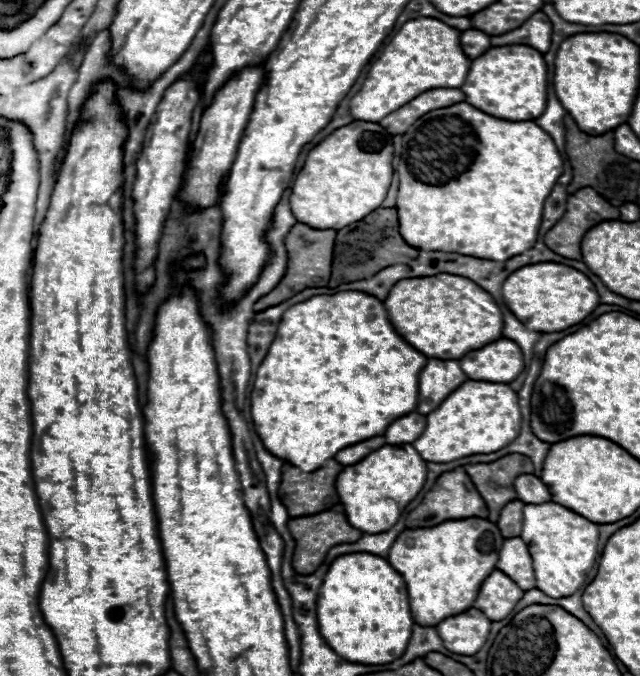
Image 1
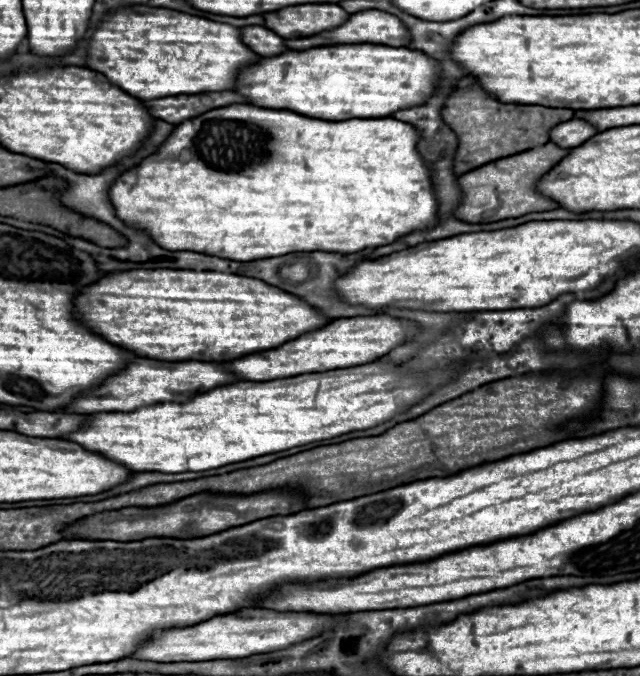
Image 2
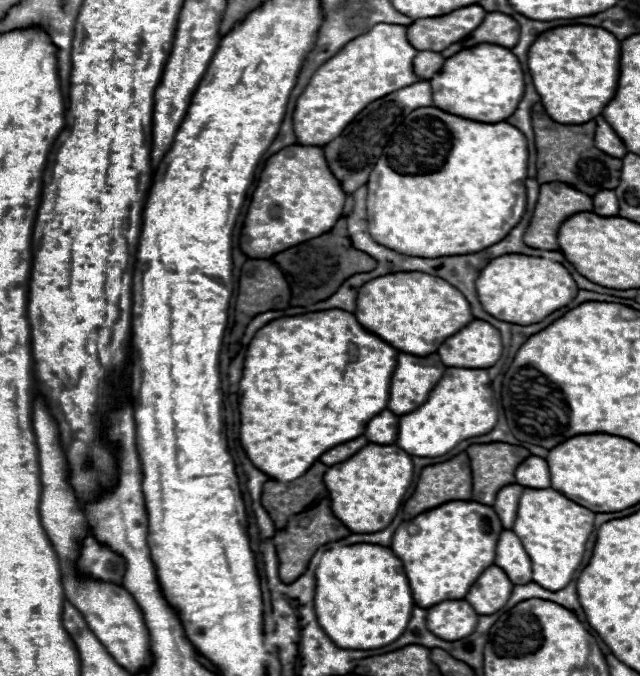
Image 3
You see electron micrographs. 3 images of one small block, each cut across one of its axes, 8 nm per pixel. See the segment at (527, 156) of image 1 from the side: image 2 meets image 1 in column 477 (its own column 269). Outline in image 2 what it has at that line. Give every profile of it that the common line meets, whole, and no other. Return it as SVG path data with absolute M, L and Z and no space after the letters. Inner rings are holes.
M248 104L224 106L220 110L208 110L208 114L196 116L190 122L178 124L178 128L174 128L170 138L160 146L160 150L154 156L150 156L140 166L122 174L116 180L116 184L110 188L110 200L120 220L146 230L156 240L156 244L160 244L166 250L190 250L238 262L276 258L290 252L306 252L306 250L352 254L364 248L386 246L388 242L396 242L404 234L416 230L428 230L438 224L438 198L430 178L430 166L420 158L420 152L416 148L418 140L420 130L412 130L412 126L396 122L394 118L320 122L316 118L304 118L302 114L292 114L292 110L260 110L258 106Z

